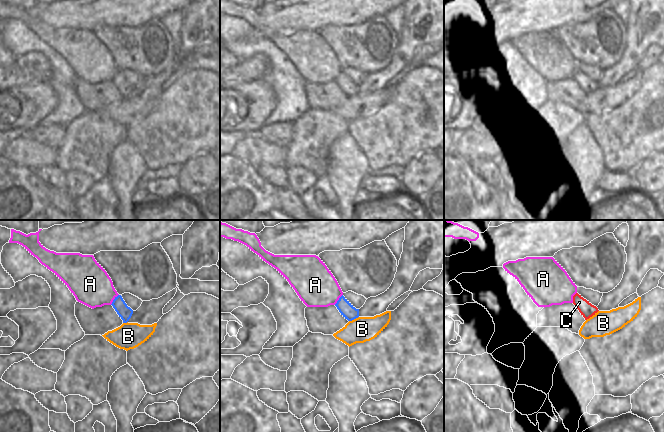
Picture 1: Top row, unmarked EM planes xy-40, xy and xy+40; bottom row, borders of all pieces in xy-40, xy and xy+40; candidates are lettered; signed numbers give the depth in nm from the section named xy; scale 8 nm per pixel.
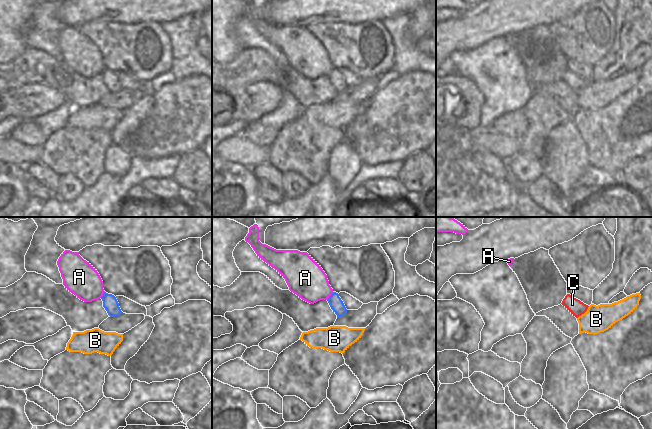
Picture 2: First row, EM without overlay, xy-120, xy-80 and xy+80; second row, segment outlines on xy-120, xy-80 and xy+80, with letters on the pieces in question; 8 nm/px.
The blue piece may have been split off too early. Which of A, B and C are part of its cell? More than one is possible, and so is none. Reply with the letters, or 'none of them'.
C.

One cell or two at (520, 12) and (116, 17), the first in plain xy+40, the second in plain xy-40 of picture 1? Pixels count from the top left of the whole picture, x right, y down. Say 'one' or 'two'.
one

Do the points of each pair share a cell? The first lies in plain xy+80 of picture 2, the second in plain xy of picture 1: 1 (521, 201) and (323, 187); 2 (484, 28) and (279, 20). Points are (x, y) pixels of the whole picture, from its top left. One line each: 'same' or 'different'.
1: different
2: same

